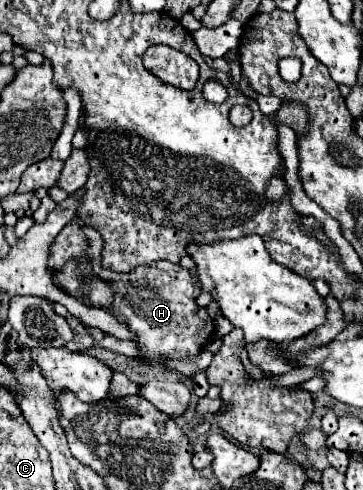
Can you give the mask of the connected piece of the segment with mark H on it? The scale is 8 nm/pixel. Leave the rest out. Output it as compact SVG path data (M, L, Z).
M83 227L83 233L89 237L89 249L93 253L93 261L91 261L93 273L99 275L101 279L107 279L107 281L113 283L113 287L115 287L115 311L123 311L123 317L127 319L129 329L137 333L137 337L139 337L137 343L139 343L141 351L145 353L141 359L145 359L149 363L161 363L159 359L165 357L165 355L185 359L185 357L201 353L207 339L213 335L213 321L209 319L207 311L195 303L197 285L195 285L191 273L187 269L183 269L181 265L175 265L175 263L169 263L169 261L157 261L157 263L139 265L129 273L117 273L115 275L115 271L101 267L101 253L99 251L101 251L103 239L101 239L99 231L95 231L93 227Z

